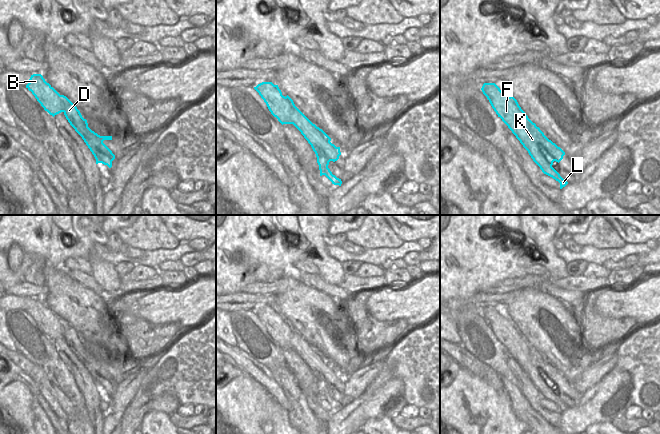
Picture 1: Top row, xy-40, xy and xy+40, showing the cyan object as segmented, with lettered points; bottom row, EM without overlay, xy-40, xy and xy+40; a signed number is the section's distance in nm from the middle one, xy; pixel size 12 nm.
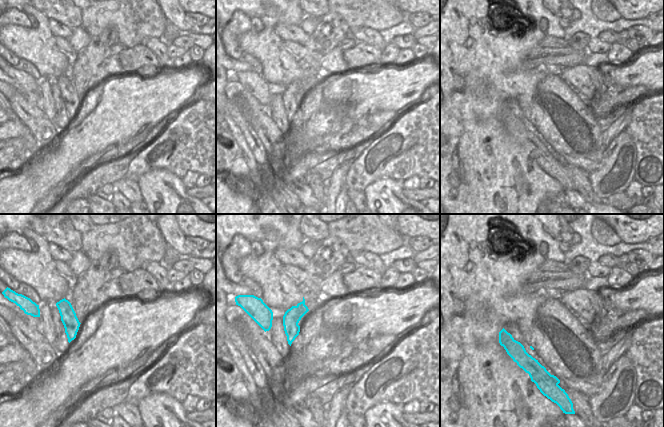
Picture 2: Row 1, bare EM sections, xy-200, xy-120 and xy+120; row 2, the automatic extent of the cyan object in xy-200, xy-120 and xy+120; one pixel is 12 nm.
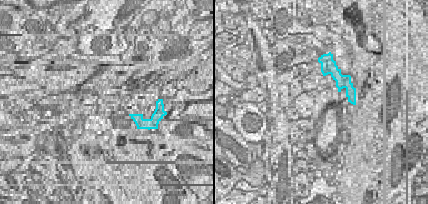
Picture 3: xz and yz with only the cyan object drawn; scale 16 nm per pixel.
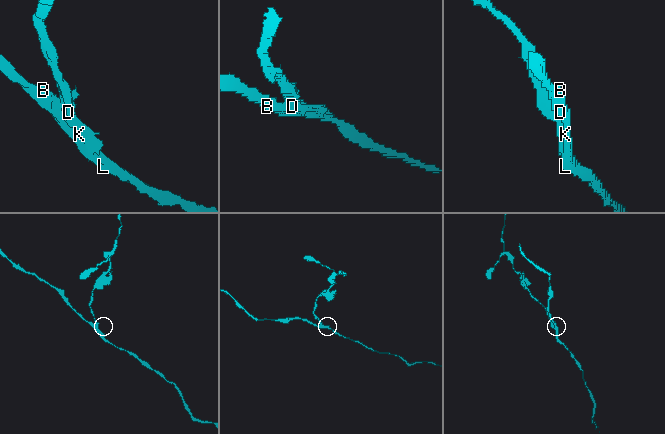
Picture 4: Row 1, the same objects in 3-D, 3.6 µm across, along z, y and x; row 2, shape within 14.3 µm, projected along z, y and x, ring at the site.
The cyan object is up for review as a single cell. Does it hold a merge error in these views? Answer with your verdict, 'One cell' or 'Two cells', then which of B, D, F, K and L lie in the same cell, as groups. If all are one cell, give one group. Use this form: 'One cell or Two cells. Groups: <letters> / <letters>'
Two cells. Groups: B F K L / D

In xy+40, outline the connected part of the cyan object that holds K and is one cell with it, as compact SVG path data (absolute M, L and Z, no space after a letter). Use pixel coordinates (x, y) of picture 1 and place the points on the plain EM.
M484 307L481 314L498 341L512 355L542 396L558 405L560 413L565 411L568 406L552 391L554 385L559 387L563 383L565 376L549 364L535 347L528 348L513 324L495 307Z

